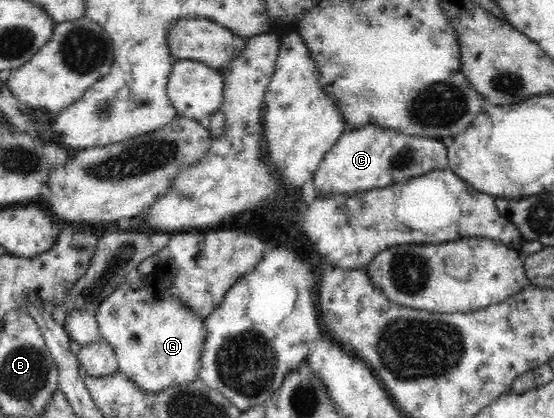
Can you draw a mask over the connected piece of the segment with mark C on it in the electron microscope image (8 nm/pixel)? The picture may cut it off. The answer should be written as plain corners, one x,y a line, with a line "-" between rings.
373,123
346,130
323,156
318,169
314,172
314,186
317,196
327,197
351,193
363,194
374,188
385,188
393,183
405,183
405,180
422,176
433,170
448,168
448,150
441,139
431,136
407,136

